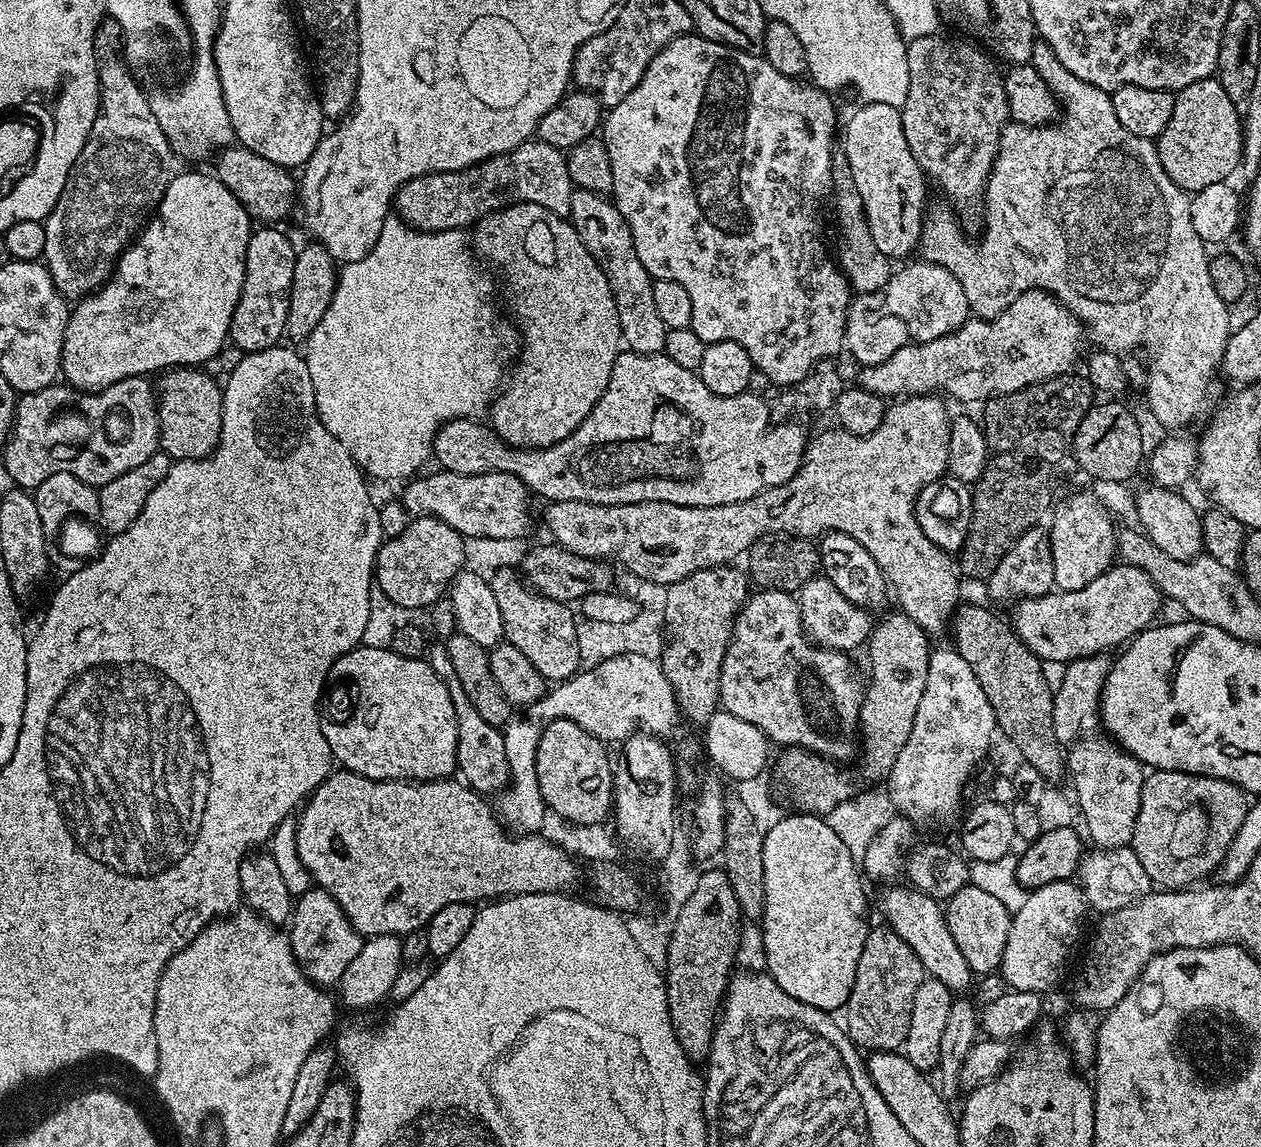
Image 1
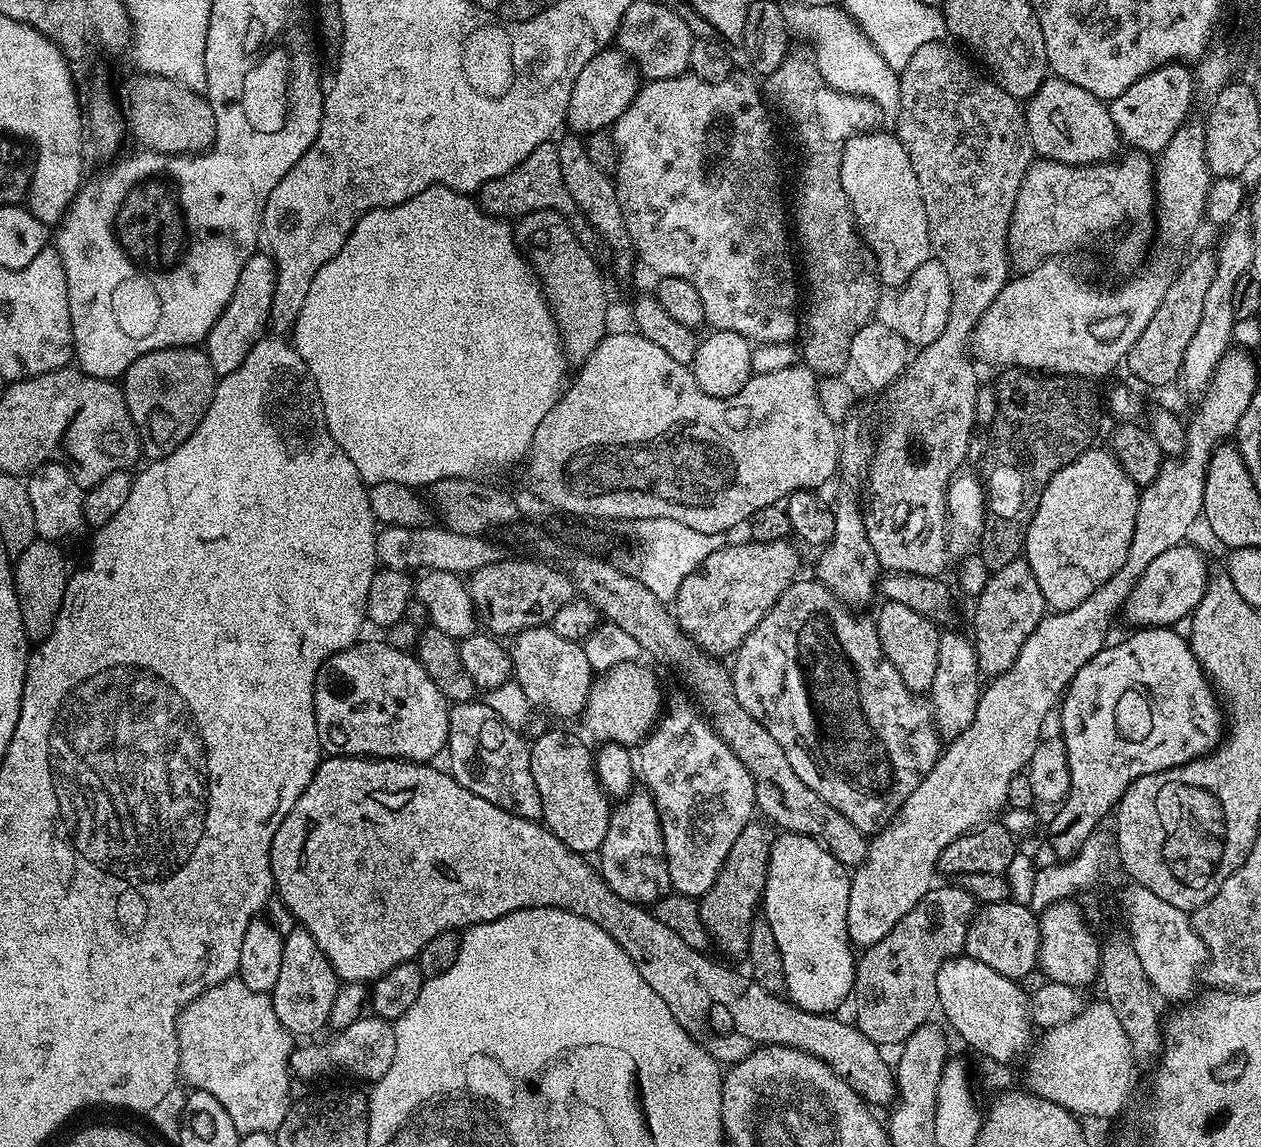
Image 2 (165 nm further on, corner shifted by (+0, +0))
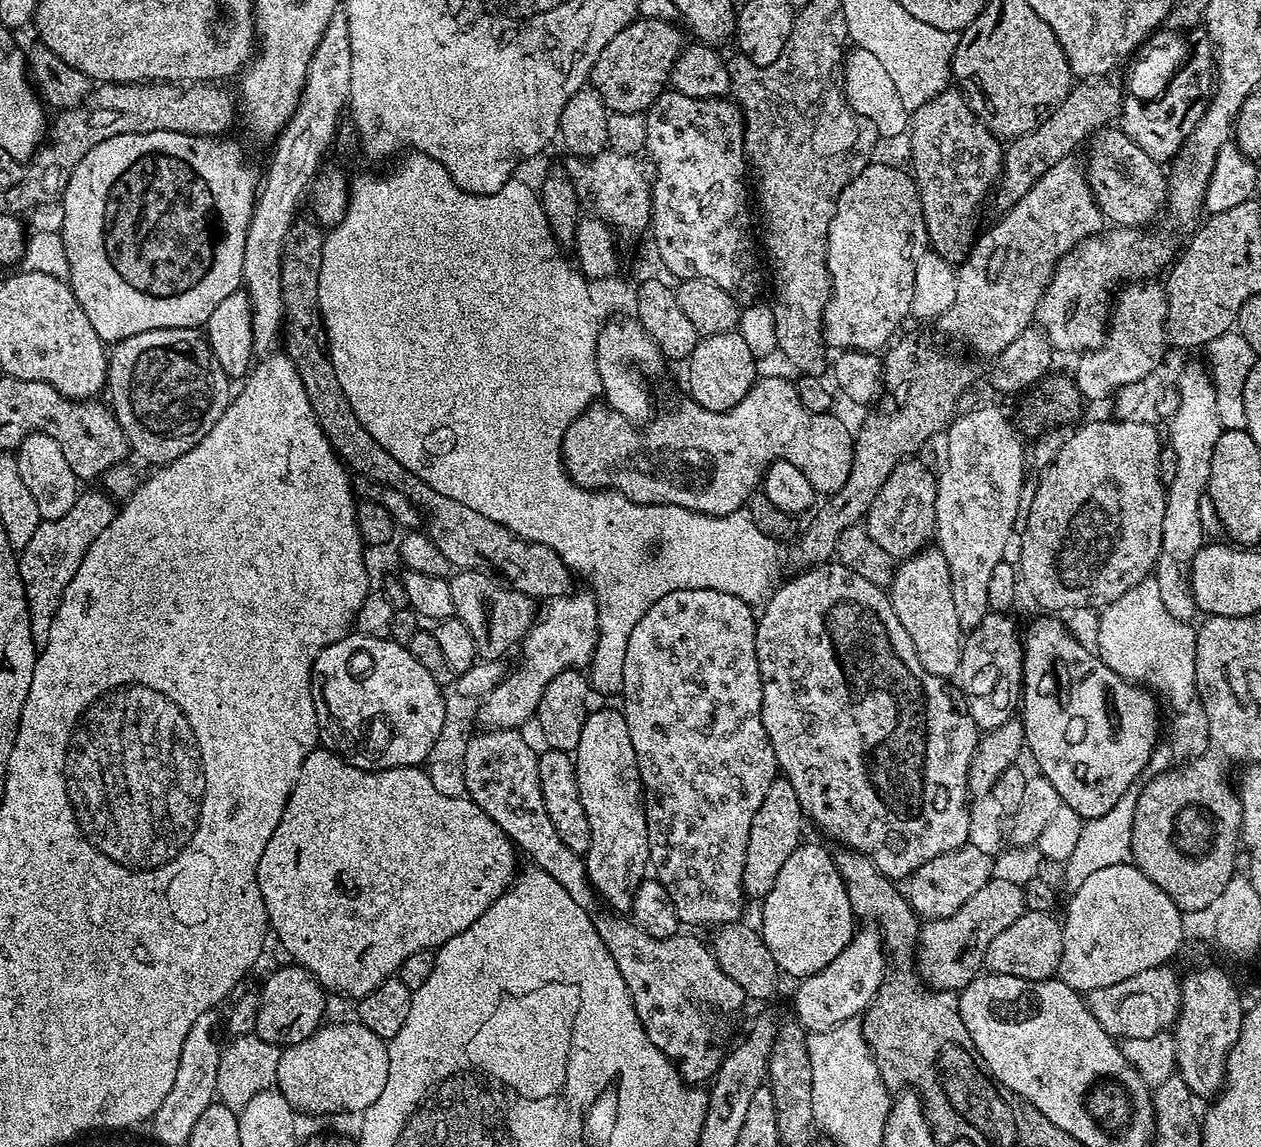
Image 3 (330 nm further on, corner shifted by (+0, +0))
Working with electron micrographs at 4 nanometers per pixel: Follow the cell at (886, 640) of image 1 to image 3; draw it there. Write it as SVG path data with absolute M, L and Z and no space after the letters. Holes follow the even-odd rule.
M939 547L923 548L921 552L907 557L895 569L890 585L890 599L894 606L894 614L898 614L898 622L902 622L906 634L910 634L910 642L914 642L918 662L922 662L922 666L930 674L945 678L955 677L960 661L962 629L958 613L954 610L954 590L950 586L950 570L946 566L946 558L940 553Z

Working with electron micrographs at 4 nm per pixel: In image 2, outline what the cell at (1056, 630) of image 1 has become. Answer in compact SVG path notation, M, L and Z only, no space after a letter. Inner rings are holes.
M1185 542L1165 550L1146 566L1146 574L1137 582L1130 598L1125 602L1122 612L1132 626L1147 626L1149 628L1166 628L1179 625L1179 620L1187 621L1195 612L1198 602L1208 589L1210 567L1204 561L1204 556L1192 545Z

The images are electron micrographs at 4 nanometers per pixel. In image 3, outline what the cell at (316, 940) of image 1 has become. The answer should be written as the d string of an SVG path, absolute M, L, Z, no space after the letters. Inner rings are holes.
M288 962L285 968L272 972L264 980L264 989L259 989L260 1005L254 1025L255 1035L267 1044L287 1046L310 1038L324 1019L324 988L306 969L295 962Z

